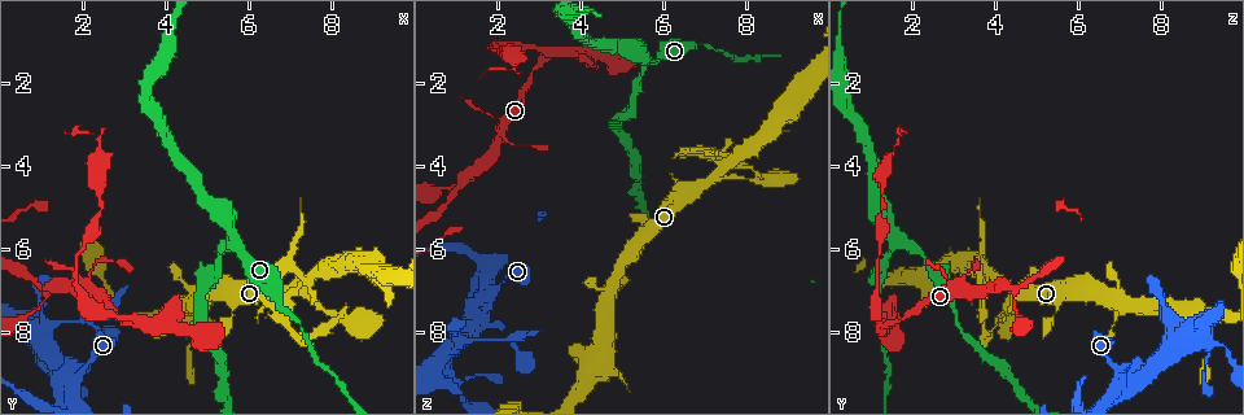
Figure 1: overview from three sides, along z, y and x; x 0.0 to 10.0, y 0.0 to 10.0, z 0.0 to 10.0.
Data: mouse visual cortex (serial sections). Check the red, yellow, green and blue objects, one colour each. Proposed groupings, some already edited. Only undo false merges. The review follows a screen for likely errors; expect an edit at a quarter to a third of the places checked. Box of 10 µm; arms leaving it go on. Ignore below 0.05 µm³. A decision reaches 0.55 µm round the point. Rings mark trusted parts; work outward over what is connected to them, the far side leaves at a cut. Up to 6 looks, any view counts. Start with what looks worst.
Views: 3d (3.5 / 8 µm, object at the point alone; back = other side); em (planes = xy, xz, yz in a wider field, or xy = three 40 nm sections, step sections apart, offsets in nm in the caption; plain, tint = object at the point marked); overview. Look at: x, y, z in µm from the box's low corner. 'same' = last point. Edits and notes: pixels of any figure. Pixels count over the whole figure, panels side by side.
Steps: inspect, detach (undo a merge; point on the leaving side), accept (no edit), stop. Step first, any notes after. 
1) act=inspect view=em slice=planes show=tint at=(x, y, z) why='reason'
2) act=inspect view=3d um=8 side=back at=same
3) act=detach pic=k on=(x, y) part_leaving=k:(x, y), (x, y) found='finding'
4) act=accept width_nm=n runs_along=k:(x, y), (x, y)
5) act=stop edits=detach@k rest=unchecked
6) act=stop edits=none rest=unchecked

act=inspect view=3d um=8 at=(6.85, 7.40, 1.05) why='thick turns thin'

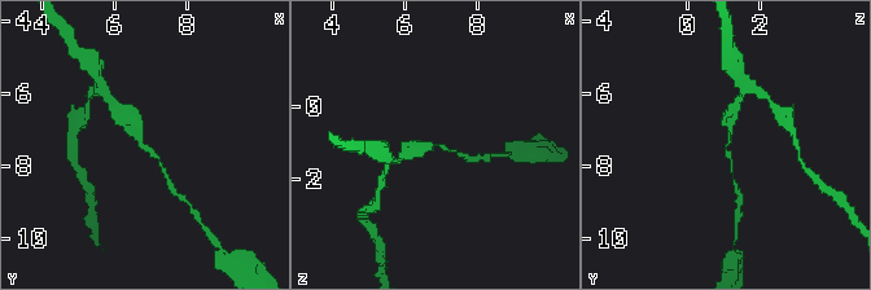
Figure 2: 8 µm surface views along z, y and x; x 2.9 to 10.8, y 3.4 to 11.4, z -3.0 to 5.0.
act=inspect view=em slice=xy step=3 show=tint at=same arm_widths_nm=150,300

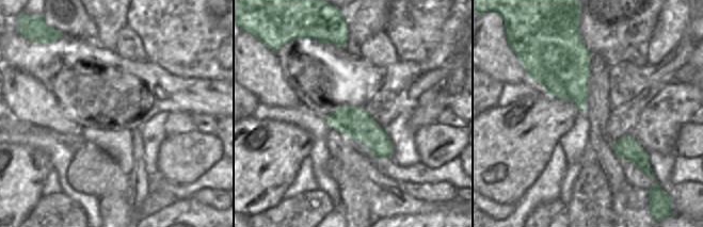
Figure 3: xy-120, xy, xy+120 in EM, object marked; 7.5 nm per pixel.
act=accept runs_along=2:(123, 111), (165, 172) found='one cell here'

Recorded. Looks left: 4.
act=inspect view=3d um=8 at=(2.15, 7.75, 8.15)

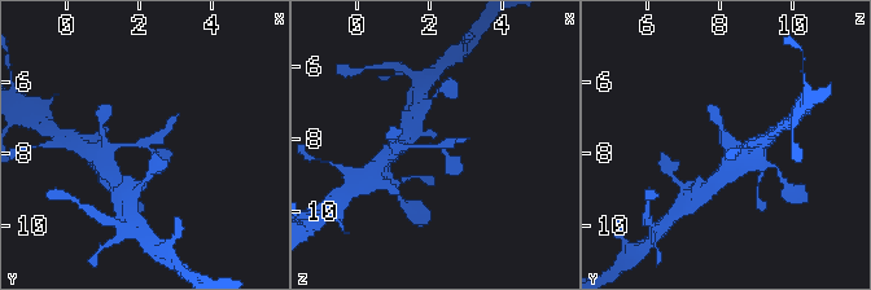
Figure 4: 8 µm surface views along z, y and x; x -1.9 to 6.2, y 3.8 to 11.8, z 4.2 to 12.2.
act=inspect view=3d um=3.5 side=back at=same

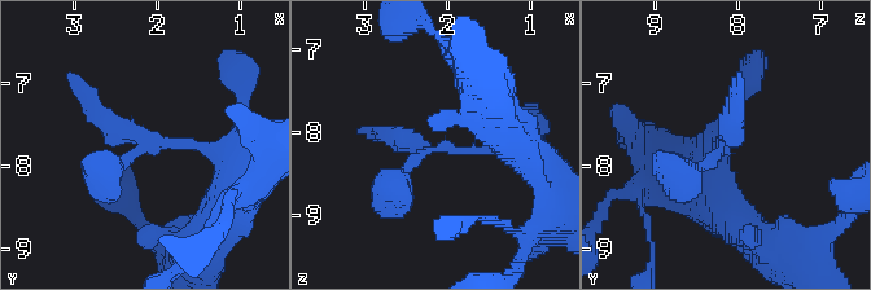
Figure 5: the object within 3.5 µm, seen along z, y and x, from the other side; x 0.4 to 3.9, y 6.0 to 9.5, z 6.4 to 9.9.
act=inspect view=em slice=xy step=5 show=tint at=(2.10, 7.75, 8.20) why='now the EM'

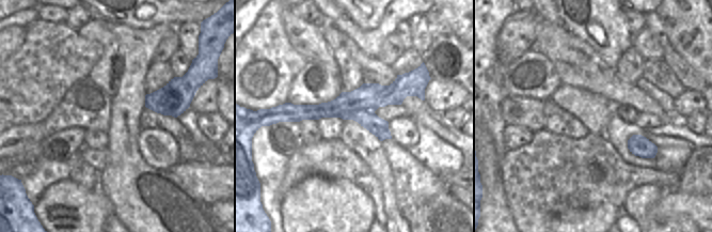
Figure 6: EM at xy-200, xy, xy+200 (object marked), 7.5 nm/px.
act=accept runs_along=5:(520, 154), (424, 150), (393, 203) found='continuous, no second cell'

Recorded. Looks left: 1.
act=stop edits=none rest=unchecked

